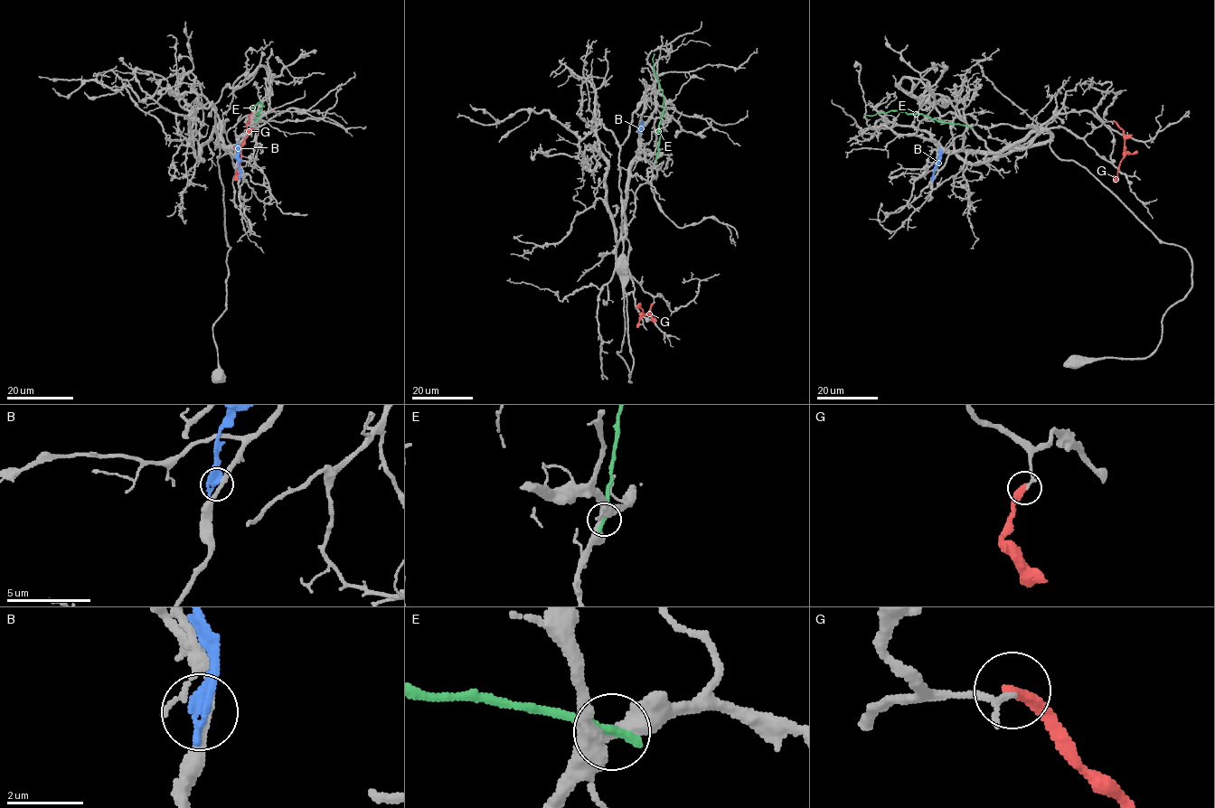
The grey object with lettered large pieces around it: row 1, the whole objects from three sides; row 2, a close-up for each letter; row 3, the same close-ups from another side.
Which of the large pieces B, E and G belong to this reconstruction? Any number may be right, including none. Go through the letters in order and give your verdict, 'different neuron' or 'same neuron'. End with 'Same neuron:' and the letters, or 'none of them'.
B: different neuron
E: different neuron
G: different neuron
Same neuron: none of them

